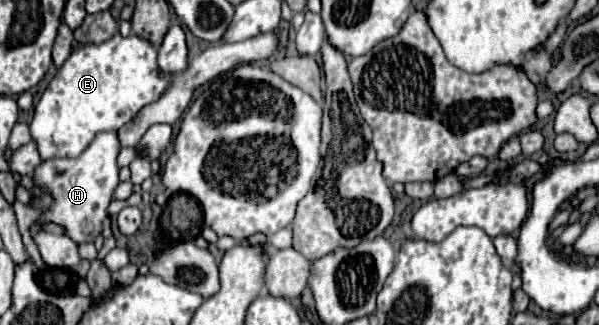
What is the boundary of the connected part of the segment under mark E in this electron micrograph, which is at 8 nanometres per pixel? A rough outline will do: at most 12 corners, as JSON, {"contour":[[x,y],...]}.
{"contour":[[139,35],[71,53],[35,105],[41,159],[79,157],[173,75]]}

